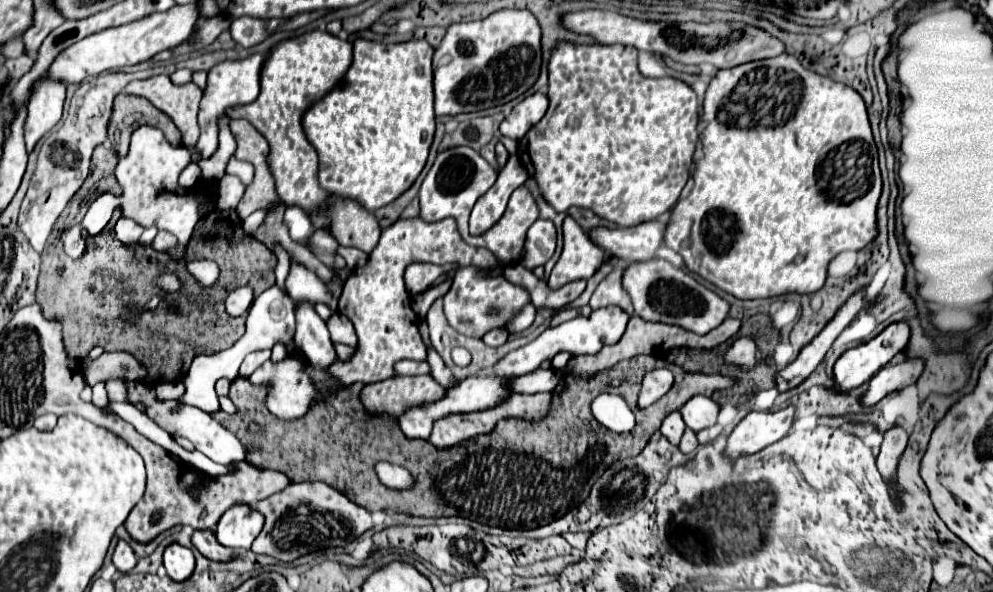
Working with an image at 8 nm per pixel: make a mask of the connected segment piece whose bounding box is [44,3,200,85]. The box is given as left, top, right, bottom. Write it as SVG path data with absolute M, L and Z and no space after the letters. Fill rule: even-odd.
M194 3L176 5L174 9L170 9L166 13L154 13L154 17L146 17L146 21L134 21L124 27L114 27L114 29L106 29L104 33L94 33L94 35L84 37L82 41L70 45L68 49L64 49L54 59L54 63L50 65L50 69L44 75L48 79L70 85L70 83L82 83L86 77L100 75L102 71L120 69L120 67L148 61L152 55L156 55L164 49L170 49L170 47L182 43L184 39L188 39L198 15L200 13Z

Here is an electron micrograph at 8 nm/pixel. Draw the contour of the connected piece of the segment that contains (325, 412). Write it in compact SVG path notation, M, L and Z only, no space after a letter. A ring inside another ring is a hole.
M234 379L230 387L230 399L238 407L238 413L214 415L230 433L234 433L242 445L248 449L248 459L260 469L282 471L290 477L290 481L324 481L334 489L346 493L352 499L366 507L368 511L376 509L394 509L406 513L410 505L418 505L418 501L426 501L430 497L430 481L434 481L434 469L442 469L446 461L450 461L450 453L454 449L438 449L426 439L408 439L394 417L386 413L370 413L362 405L360 391L364 383L354 383L350 389L340 389L334 397L316 405L302 421L278 421L264 405L266 389L262 385L252 385L248 379ZM256 421L264 425L264 435L254 437L248 433L248 423ZM378 461L388 461L406 467L414 483L410 489L390 489L384 487L376 475L374 465Z

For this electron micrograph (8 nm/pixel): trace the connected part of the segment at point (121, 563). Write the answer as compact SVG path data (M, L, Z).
M118 541L116 551L114 551L114 555L112 555L112 563L116 565L118 571L128 573L130 569L134 569L134 565L138 563L138 559L136 559L132 547L130 547L126 541Z

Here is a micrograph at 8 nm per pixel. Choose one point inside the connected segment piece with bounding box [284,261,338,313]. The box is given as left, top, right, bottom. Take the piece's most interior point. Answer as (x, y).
(300, 284)

